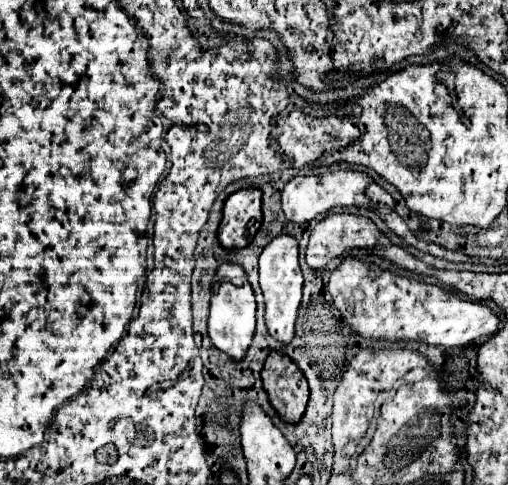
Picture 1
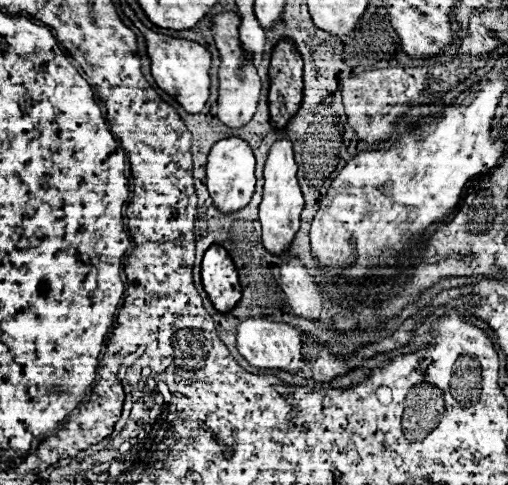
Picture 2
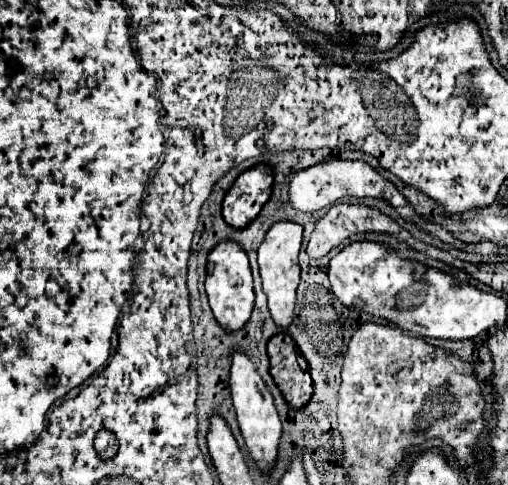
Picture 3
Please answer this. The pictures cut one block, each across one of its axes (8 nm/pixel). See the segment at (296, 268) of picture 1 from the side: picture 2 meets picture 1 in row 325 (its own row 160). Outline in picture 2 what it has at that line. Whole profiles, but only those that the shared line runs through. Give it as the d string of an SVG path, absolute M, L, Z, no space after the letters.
M288 138L276 140L276 144L270 148L266 166L264 166L264 192L262 192L262 202L260 202L260 222L262 222L262 242L266 246L266 250L280 254L284 252L298 228L300 228L300 212L304 208L304 198L300 192L300 184L298 184L298 166L294 162L294 154L292 154L292 142Z

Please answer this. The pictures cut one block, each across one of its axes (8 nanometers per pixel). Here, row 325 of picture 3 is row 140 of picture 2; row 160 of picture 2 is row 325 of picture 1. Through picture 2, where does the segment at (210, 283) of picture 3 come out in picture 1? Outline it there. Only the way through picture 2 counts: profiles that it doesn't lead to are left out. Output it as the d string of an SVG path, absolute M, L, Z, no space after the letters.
M222 264L214 276L212 286L212 300L210 300L210 318L208 318L208 336L220 352L230 356L232 360L244 360L252 336L254 336L254 324L256 324L256 302L254 292L248 284L246 272L238 264Z

